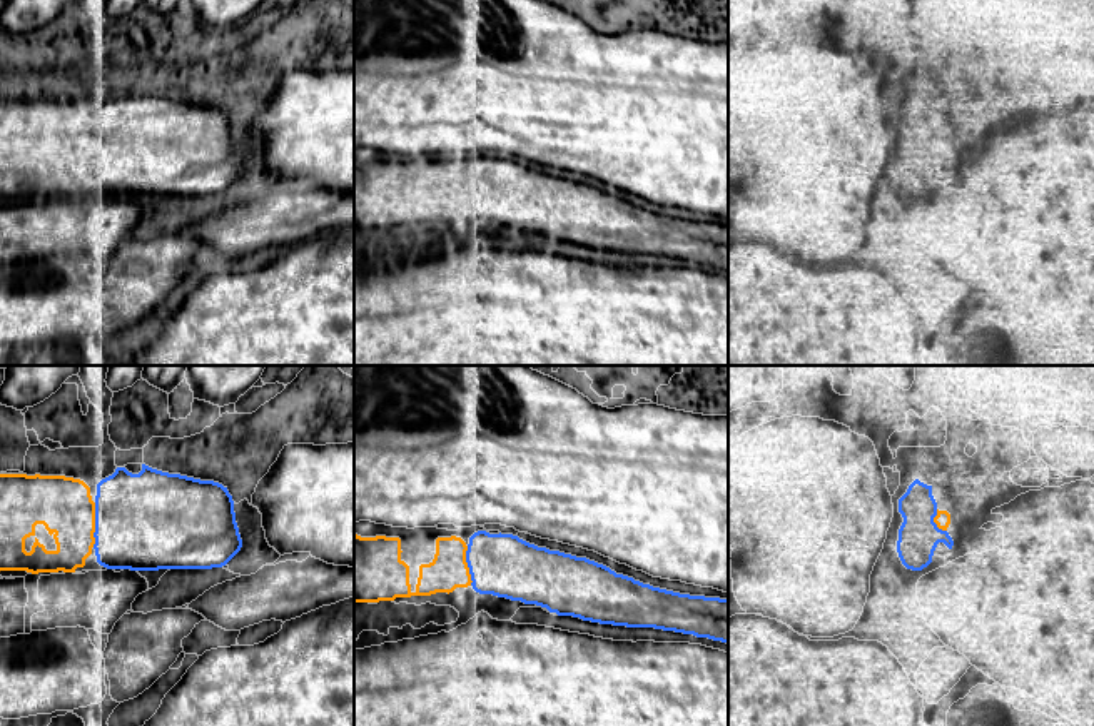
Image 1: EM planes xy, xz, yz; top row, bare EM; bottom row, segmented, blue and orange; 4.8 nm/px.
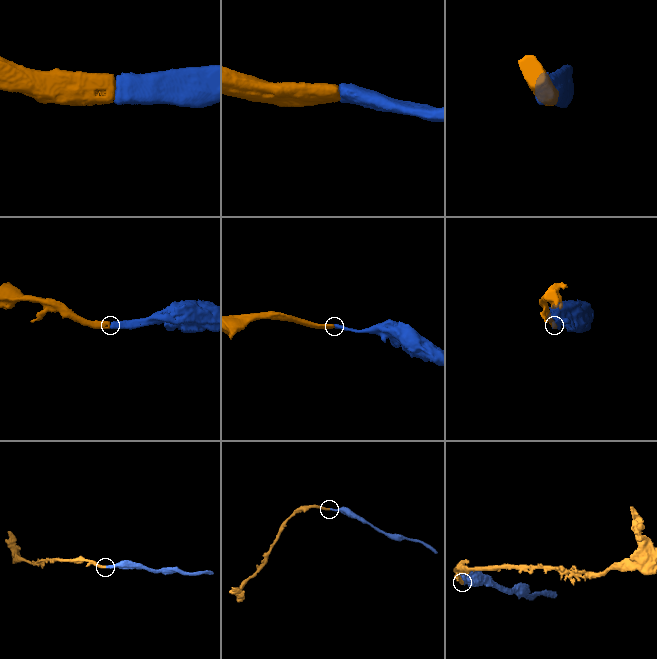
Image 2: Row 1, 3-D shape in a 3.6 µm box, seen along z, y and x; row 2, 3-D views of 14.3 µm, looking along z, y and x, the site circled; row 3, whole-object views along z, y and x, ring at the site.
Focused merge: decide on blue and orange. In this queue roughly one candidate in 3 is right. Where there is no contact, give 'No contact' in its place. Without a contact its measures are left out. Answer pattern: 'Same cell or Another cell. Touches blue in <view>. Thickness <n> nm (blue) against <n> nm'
Same cell. Touches blue in xy. Thickness 480 nm (blue) against 280 nm

